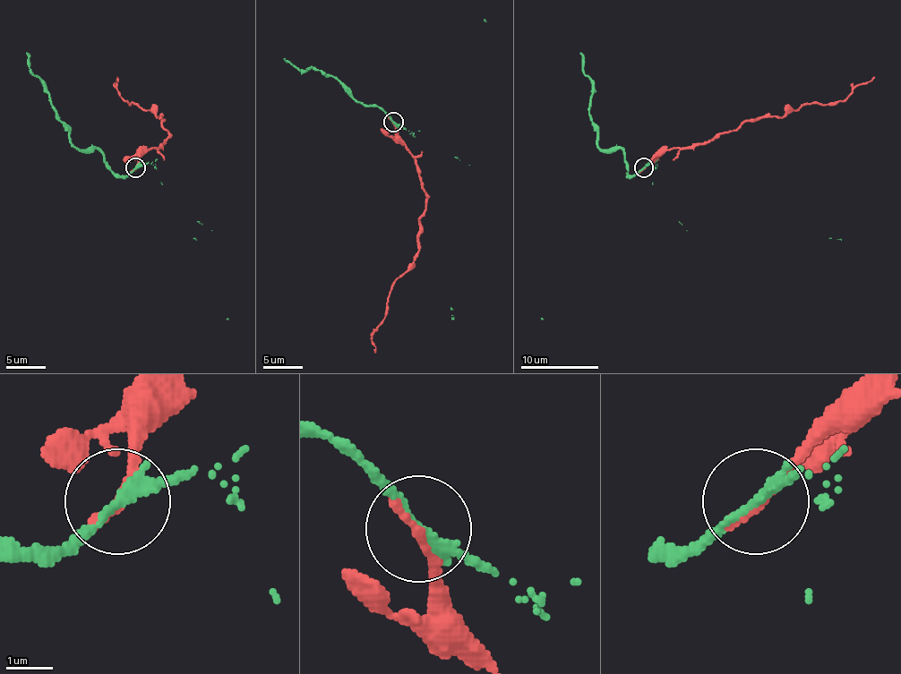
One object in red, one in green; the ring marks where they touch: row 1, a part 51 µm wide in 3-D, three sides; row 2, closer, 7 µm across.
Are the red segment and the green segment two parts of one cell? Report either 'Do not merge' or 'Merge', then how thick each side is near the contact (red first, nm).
Do not merge. Thickness 200 nm (red) against 220 nm

